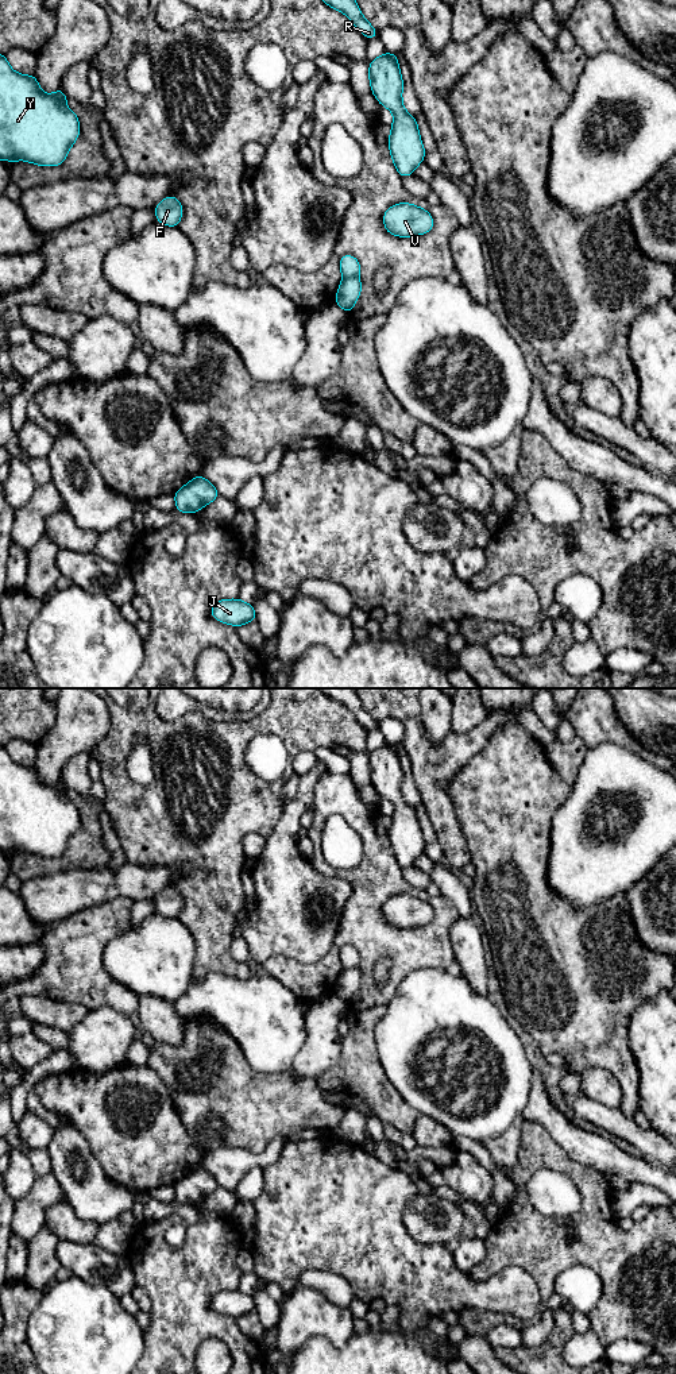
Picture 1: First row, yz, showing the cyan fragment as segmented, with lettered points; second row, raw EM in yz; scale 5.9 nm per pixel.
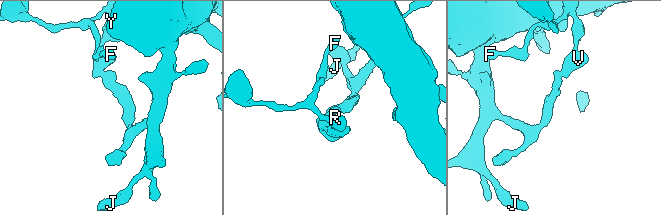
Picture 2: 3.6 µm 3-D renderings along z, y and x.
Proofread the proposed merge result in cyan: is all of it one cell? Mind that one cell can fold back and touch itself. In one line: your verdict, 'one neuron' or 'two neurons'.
two neurons

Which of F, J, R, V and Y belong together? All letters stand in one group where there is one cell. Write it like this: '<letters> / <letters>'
F R V / J Y

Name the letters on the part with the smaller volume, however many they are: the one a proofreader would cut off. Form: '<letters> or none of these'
F, R, V

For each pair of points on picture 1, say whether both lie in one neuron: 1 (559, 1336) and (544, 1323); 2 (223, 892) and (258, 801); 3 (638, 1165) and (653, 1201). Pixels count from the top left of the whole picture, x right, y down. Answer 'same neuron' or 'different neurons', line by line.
1: different neurons
2: same neuron
3: different neurons

